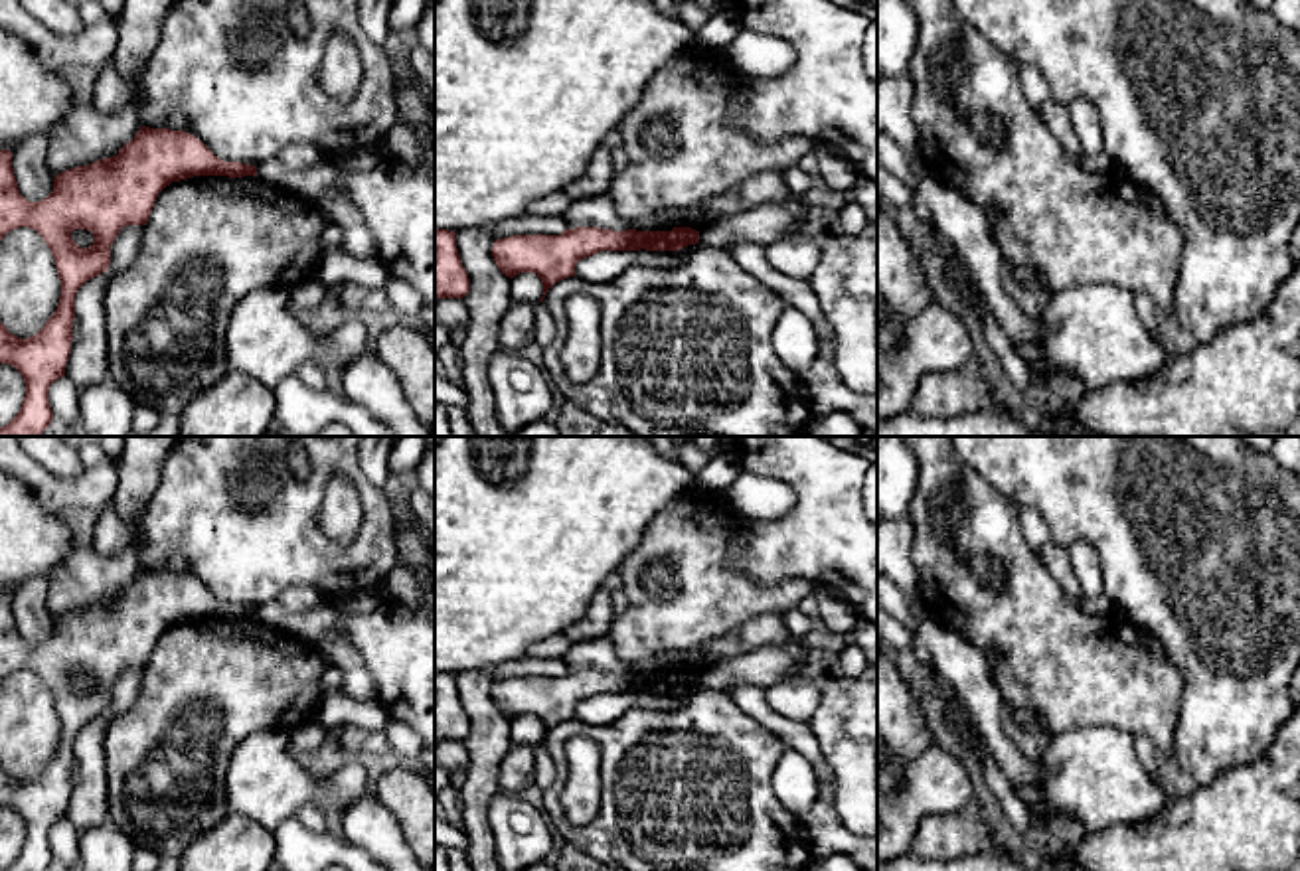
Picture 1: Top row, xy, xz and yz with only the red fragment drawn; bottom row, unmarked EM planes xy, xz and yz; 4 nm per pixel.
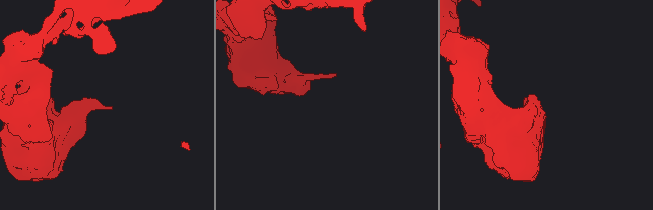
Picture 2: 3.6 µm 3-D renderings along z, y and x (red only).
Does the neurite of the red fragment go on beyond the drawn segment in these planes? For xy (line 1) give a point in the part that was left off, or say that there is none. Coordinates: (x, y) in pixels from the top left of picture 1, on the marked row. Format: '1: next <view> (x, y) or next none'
1: next none

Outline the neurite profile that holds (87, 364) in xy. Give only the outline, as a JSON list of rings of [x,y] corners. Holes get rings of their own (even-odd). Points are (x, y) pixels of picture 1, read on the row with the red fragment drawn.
[[[126,225],[111,245],[111,265],[87,280],[75,294],[71,354],[65,377],[81,391],[109,381],[109,336],[105,326],[105,290],[113,277],[130,267],[140,251],[144,225]]]

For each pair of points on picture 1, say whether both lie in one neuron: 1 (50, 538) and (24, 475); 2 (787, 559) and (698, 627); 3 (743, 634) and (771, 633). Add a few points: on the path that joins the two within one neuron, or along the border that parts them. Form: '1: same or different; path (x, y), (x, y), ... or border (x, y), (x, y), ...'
1: different; border (20, 480), (44, 508), (64, 516)
2: different; border (730, 544), (730, 565), (757, 583), (801, 579)
3: same; path (749, 634), (765, 633)

